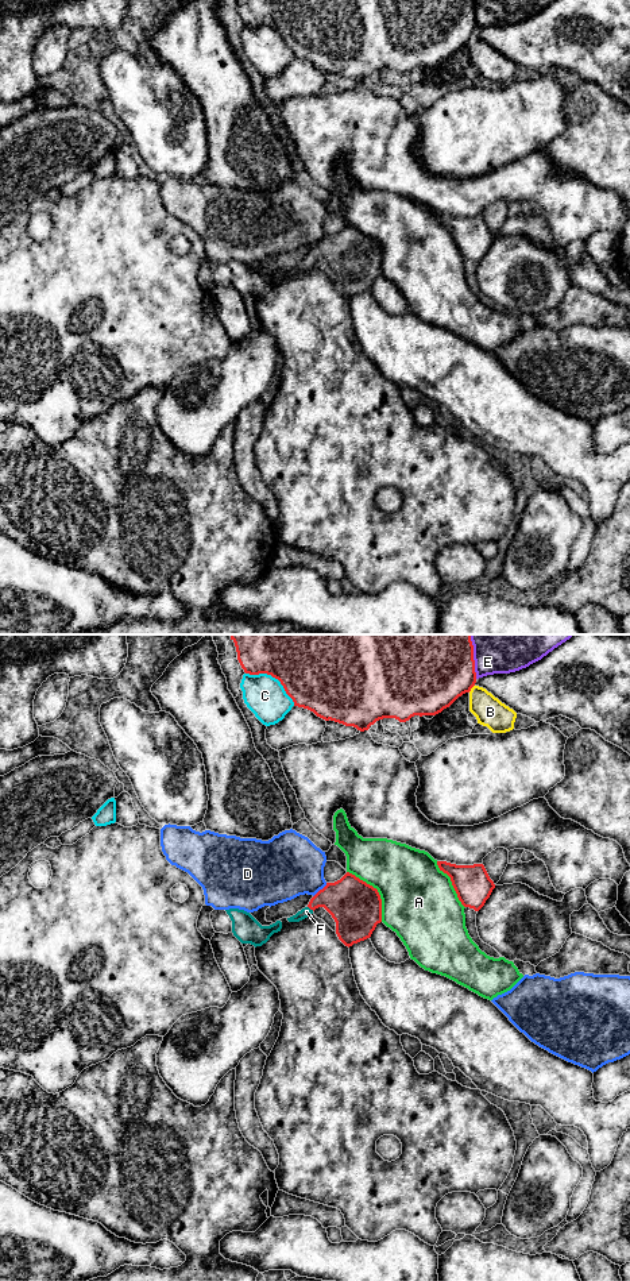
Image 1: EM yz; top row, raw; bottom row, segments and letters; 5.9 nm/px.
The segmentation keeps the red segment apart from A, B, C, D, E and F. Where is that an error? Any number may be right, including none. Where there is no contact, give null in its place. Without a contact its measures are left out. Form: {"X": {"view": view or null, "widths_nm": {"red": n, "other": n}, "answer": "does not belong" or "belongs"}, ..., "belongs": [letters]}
{"A": {"view": "yz", "widths_nm": {"red": 300, "other": 440}, "answer": "does not belong"}, "B": {"view": "yz", "widths_nm": {"red": 380, "other": 180}, "answer": "does not belong"}, "C": {"view": "yz", "widths_nm": {"red": 360, "other": 240}, "answer": "does not belong"}, "D": {"view": "yz", "widths_nm": {"red": 300, "other": 380}, "answer": "does not belong"}, "E": {"view": "yz", "widths_nm": {"red": 360, "other": 160}, "answer": "does not belong"}, "F": {"view": "yz", "widths_nm": {"red": 280, "other": 60}, "answer": "belongs"}, "belongs": ["F"]}

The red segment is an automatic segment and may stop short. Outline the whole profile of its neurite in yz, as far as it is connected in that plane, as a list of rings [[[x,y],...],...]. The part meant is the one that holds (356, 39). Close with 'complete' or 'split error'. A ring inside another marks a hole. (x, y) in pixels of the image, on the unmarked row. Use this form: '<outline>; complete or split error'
[[[236,0],[237,12],[246,26],[267,26],[278,31],[294,58],[308,61],[325,73],[335,73],[345,78],[353,78],[360,84],[383,70],[395,70],[406,74],[414,67],[436,67],[449,59],[459,49],[469,45],[476,35],[474,0]]]; complete

